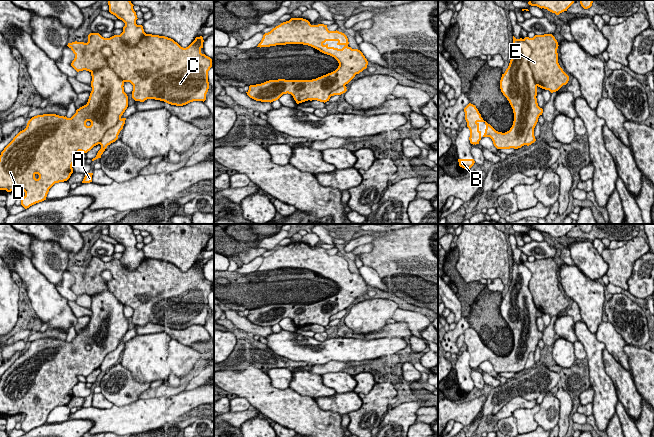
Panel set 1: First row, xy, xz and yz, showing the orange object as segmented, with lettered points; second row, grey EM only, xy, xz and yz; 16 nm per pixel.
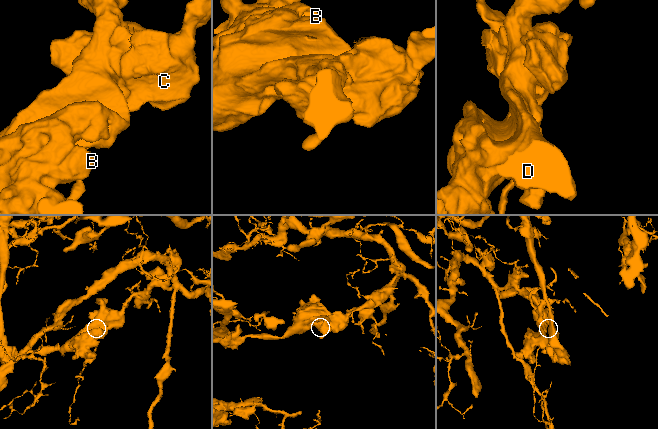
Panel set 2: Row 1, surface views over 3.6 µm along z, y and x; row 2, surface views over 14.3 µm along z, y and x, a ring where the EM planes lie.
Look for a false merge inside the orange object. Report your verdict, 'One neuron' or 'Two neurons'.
Two neurons

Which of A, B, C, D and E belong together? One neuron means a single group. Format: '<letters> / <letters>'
A C E / B D

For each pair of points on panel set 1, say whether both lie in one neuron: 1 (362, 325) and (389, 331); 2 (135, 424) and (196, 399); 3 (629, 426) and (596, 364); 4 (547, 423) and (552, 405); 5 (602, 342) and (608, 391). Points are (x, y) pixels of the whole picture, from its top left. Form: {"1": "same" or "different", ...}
{"1": "different", "2": "same", "3": "different", "4": "same", "5": "same"}

